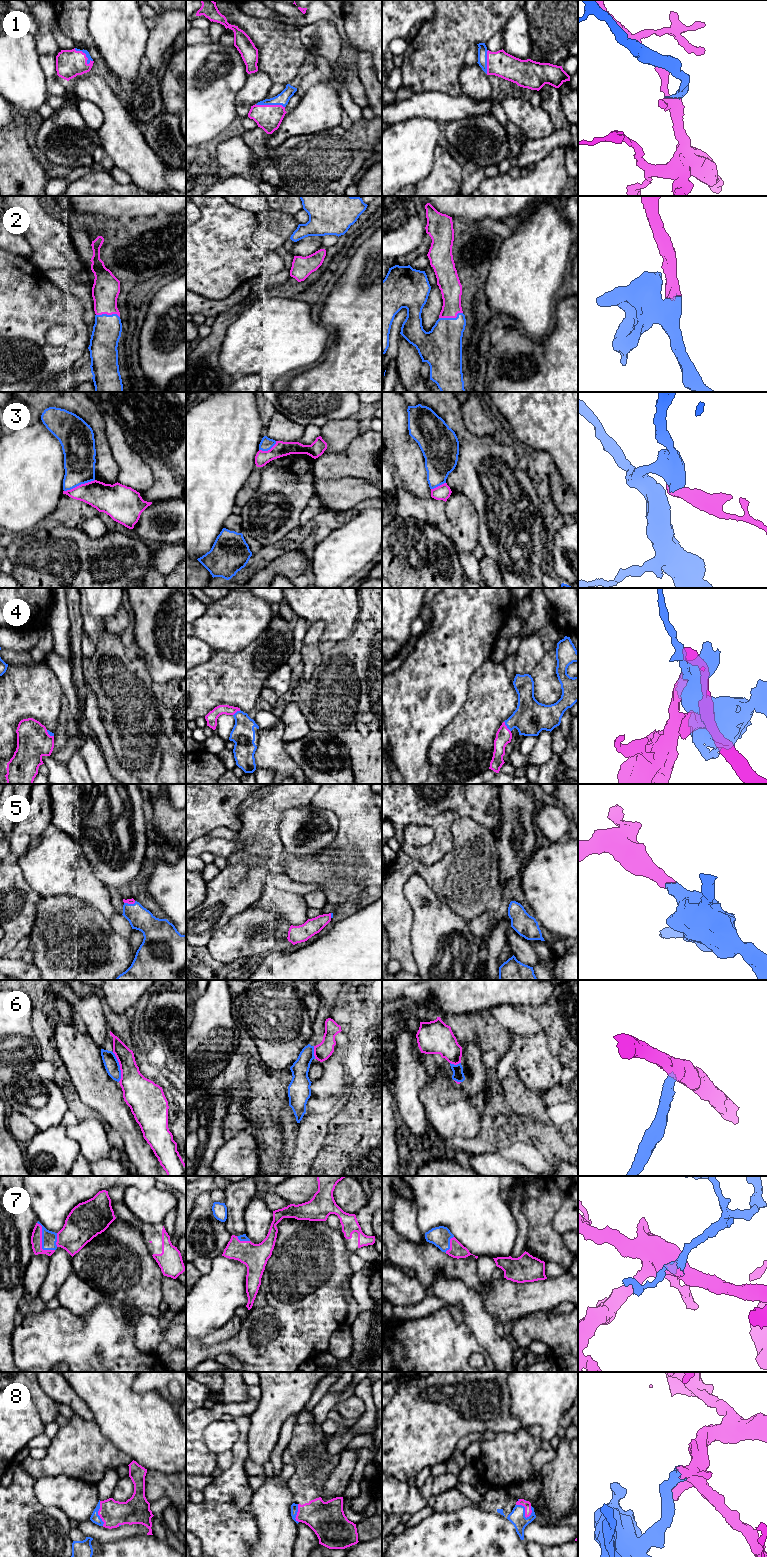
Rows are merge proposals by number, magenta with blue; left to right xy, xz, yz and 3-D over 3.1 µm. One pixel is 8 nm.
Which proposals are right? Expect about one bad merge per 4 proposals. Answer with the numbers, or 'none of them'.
1, 2, 4, 5, 7, 8

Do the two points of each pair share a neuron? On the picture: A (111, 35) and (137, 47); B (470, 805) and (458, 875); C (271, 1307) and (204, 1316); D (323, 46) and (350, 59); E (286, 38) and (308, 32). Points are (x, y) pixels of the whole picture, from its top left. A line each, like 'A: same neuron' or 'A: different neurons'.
A: same neuron
B: different neurons
C: different neurons
D: different neurons
E: different neurons

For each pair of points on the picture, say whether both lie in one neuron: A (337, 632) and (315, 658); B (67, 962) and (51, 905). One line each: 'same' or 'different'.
A: different
B: same

